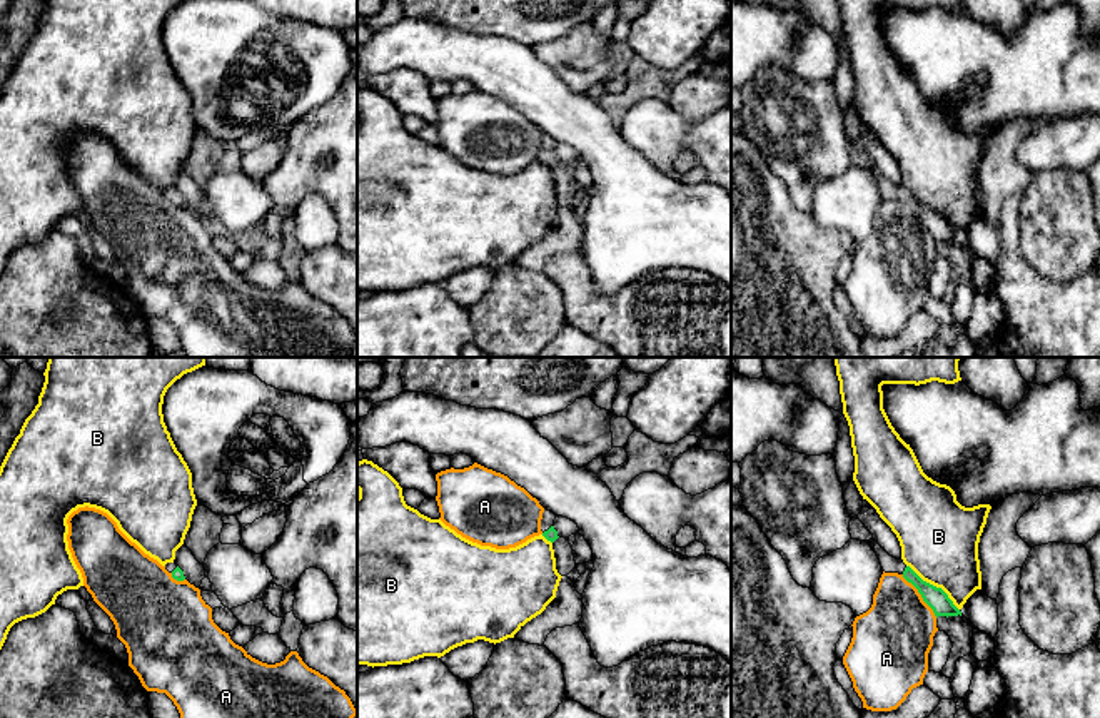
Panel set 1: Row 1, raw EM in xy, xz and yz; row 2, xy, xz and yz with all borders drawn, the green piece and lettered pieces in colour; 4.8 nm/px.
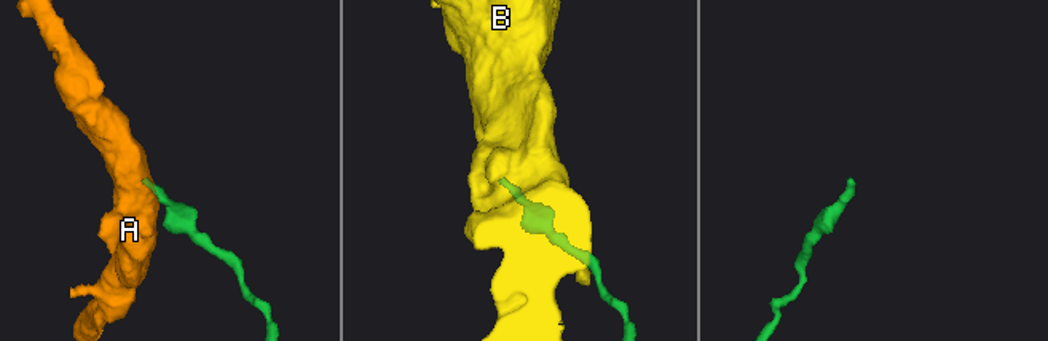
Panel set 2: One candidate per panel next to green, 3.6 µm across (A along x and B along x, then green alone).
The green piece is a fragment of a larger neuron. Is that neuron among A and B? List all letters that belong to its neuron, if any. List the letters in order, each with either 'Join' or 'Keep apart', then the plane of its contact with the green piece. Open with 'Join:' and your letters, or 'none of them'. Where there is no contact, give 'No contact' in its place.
Join: none of them
A: Keep apart. Touches green in yz
B: Keep apart. Touches green in yz

